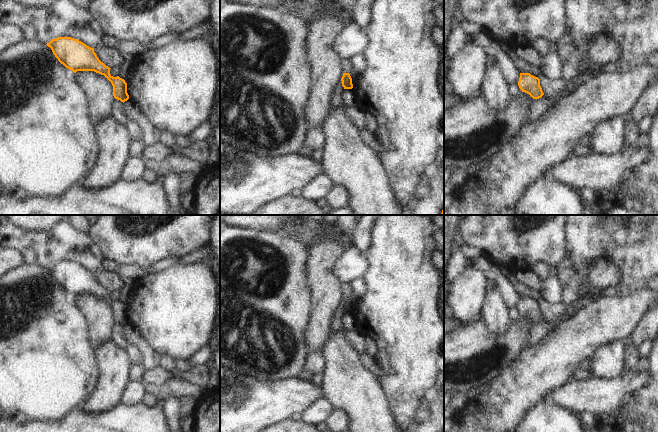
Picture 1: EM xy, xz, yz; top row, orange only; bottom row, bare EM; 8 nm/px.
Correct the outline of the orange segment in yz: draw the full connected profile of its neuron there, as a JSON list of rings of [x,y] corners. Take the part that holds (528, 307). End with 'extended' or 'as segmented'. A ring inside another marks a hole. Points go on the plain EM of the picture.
[[[520,297],[518,310],[522,316],[529,318],[533,323],[539,323],[544,319],[540,310],[540,303],[530,297]]]; as segmented

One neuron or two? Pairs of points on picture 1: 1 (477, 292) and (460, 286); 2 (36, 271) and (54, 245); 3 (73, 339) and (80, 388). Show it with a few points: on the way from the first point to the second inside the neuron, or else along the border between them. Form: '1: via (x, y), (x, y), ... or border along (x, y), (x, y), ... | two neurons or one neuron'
1: via (473, 292), (468, 292), (464, 289) | one neuron
2: border along (37, 262), (45, 268) | two neurons
3: via (73, 351), (73, 376) | one neuron

